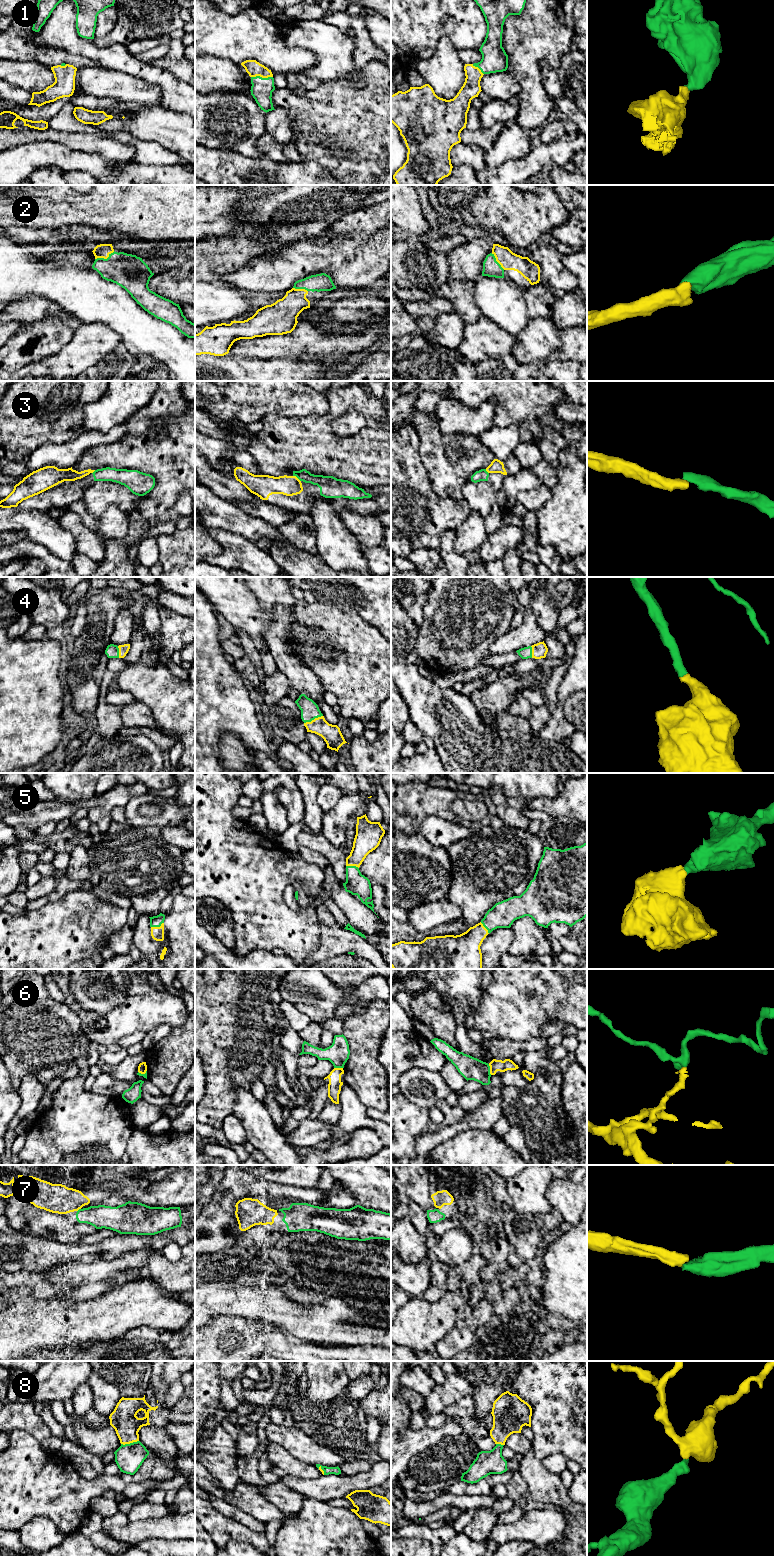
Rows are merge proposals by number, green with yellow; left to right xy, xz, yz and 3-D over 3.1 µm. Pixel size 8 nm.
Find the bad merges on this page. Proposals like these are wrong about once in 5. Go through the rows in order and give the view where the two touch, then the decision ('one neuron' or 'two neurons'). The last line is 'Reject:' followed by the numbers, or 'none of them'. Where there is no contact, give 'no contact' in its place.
1: meets green in xz; one neuron
2: meets green in xy; one neuron
3: meets green in xz; two neurons
4: meets green in xz; one neuron
5: meets green in xy; one neuron
6: meets green in yz; two neurons
7: meets green in xy; one neuron
8: meets green in xy; one neuron
Reject: 3, 6

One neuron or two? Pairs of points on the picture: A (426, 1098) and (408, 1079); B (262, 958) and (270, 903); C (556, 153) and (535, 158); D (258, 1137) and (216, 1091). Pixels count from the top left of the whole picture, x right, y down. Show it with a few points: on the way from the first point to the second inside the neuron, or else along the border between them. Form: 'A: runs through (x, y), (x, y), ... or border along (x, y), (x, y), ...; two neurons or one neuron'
A: runs through (422, 1093), (413, 1084); one neuron
B: border along (270, 950), (252, 950), (240, 956); two neurons
C: runs through (551, 154), (540, 156); one neuron
D: border along (243, 1088), (236, 1089), (232, 1114); two neurons

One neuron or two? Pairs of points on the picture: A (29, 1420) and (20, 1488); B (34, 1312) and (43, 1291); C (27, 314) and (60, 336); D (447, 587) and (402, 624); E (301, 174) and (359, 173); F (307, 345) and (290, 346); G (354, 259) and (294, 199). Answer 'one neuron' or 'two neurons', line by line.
A: two neurons
B: two neurons
C: two neurons
D: two neurons
E: two neurons
F: one neuron
G: two neurons

